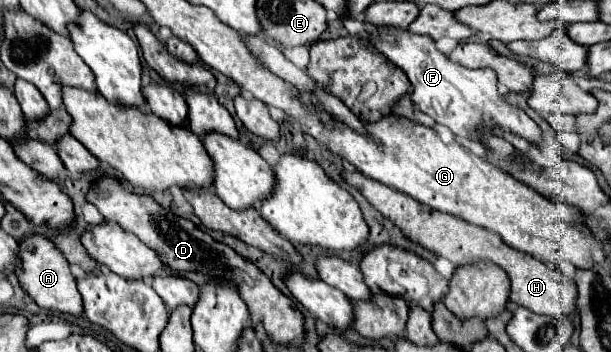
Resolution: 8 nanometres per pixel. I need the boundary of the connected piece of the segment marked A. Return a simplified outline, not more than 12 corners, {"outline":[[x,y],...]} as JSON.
{"outline":[[46,237],[20,241],[18,281],[40,307],[84,313],[70,265]]}

